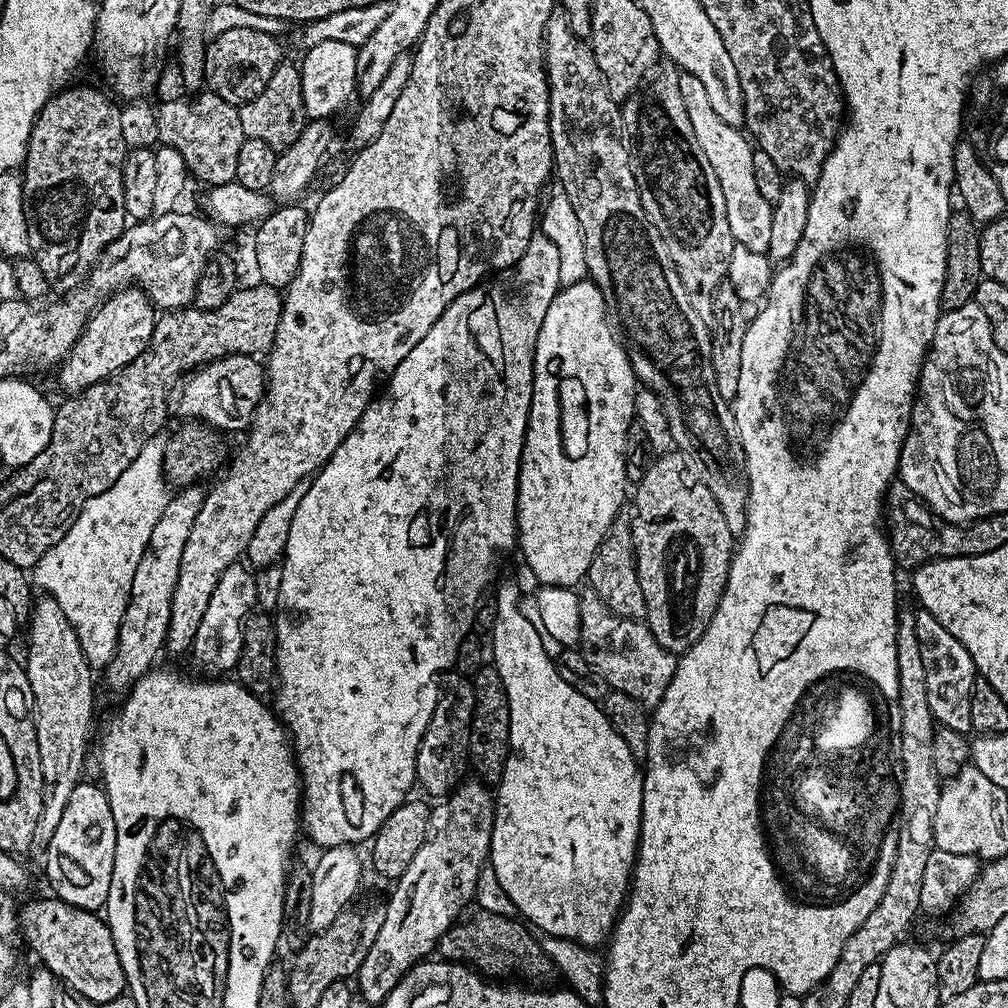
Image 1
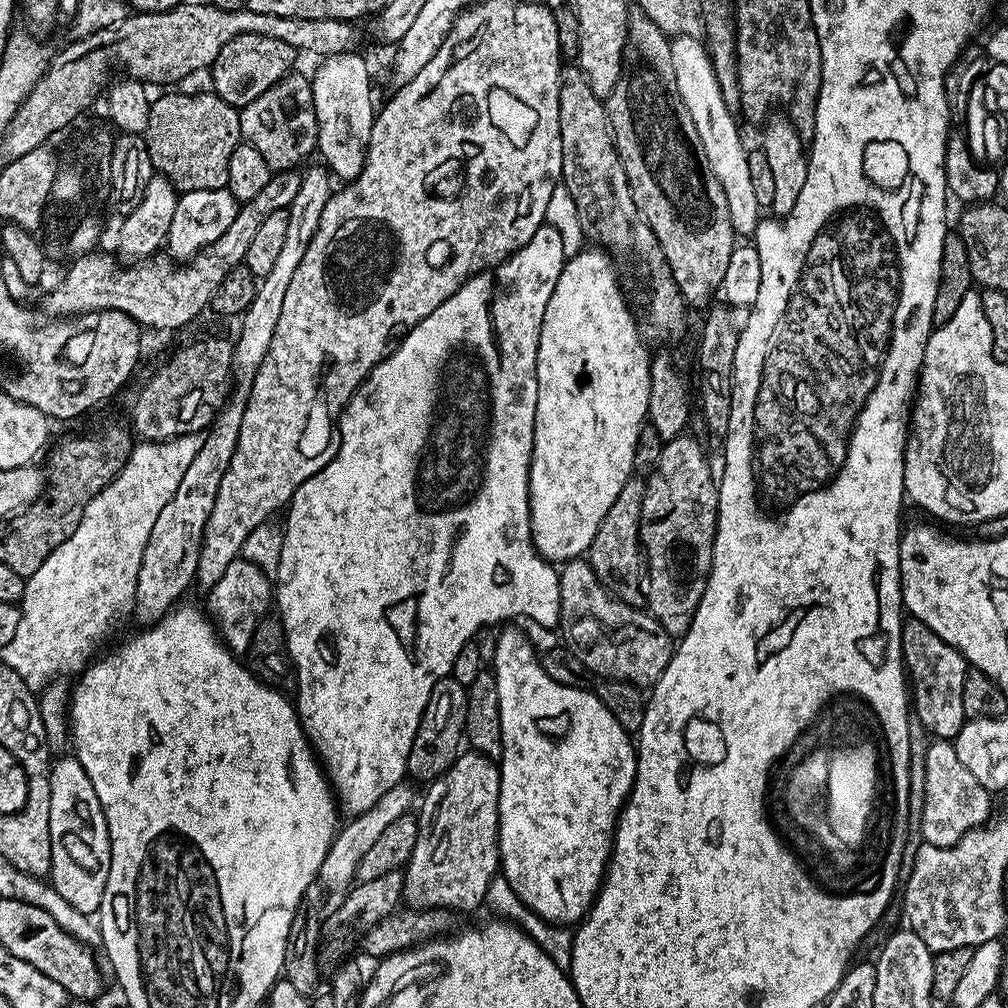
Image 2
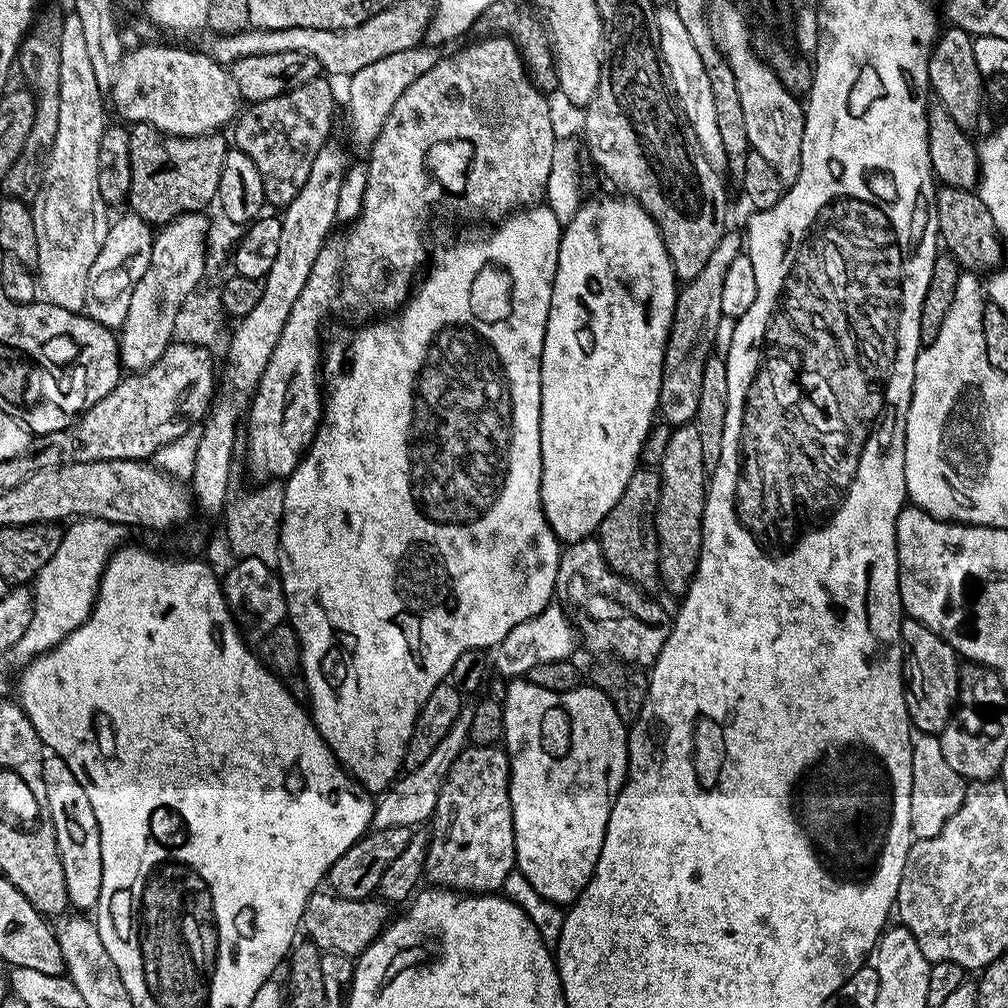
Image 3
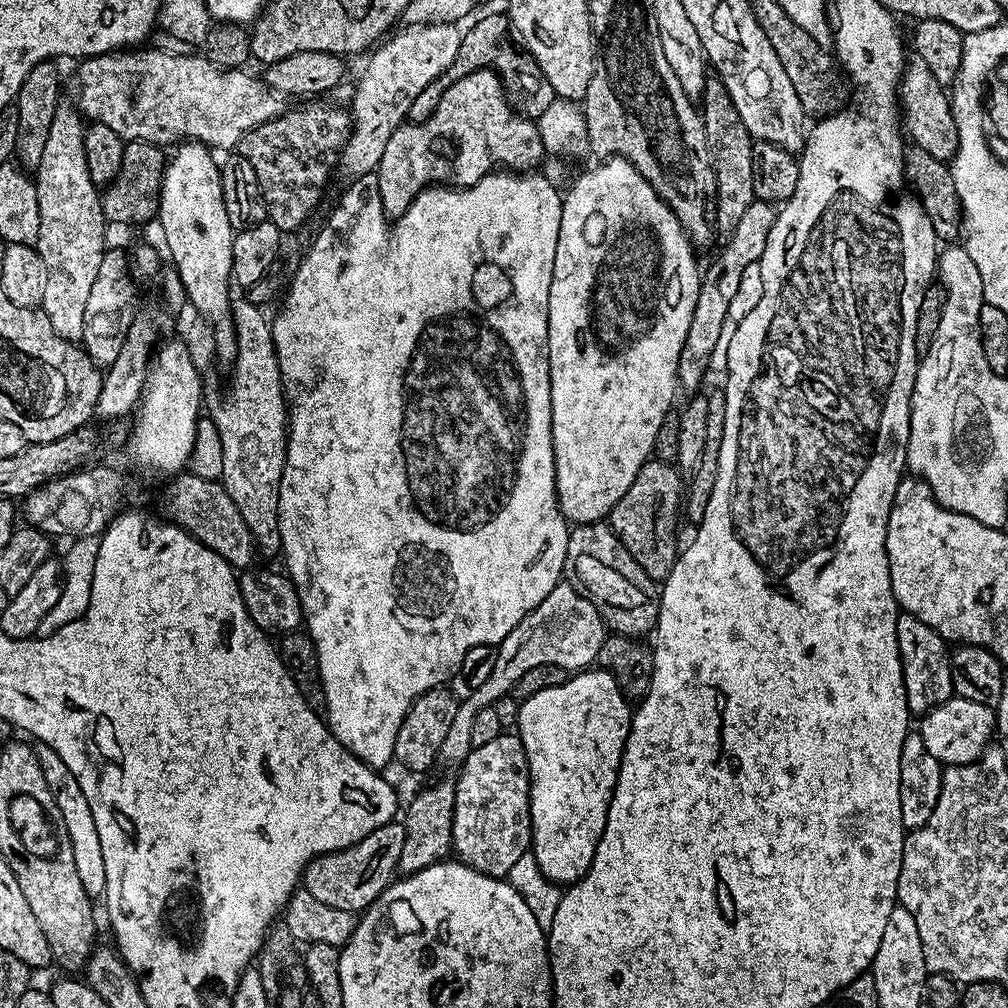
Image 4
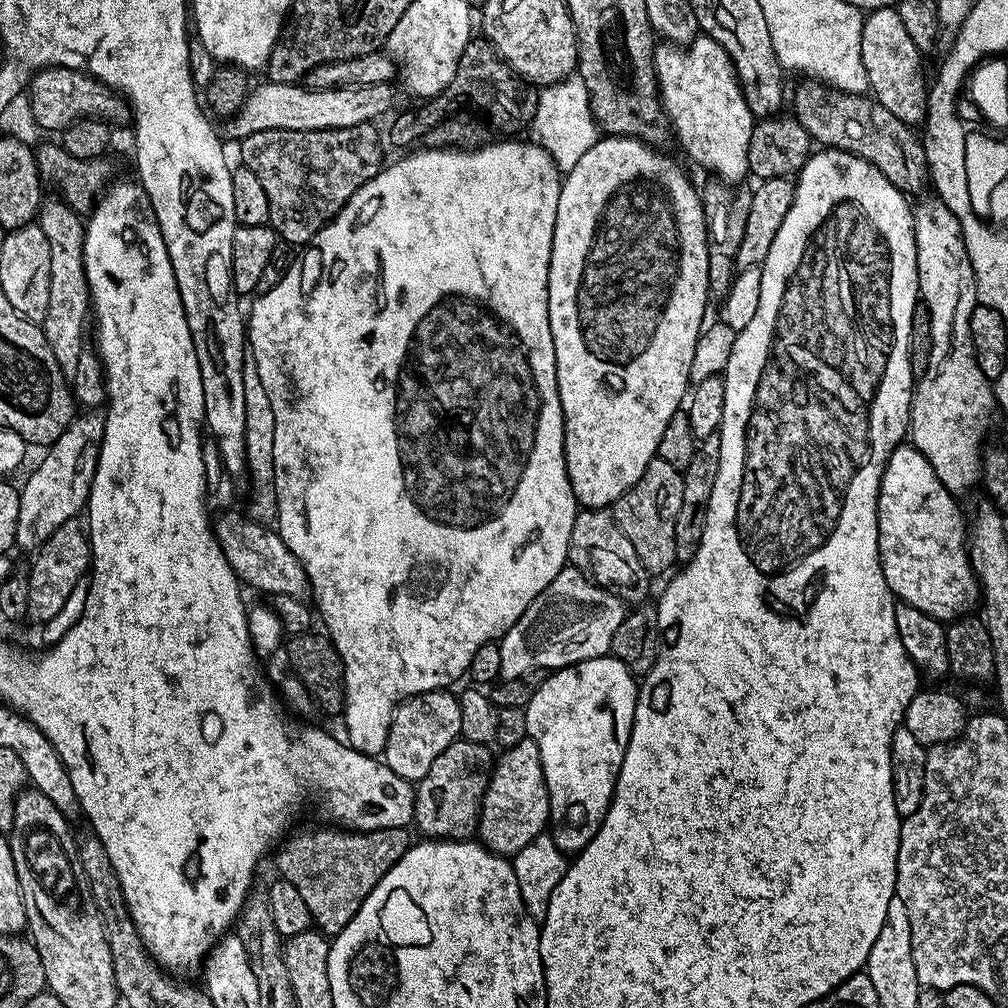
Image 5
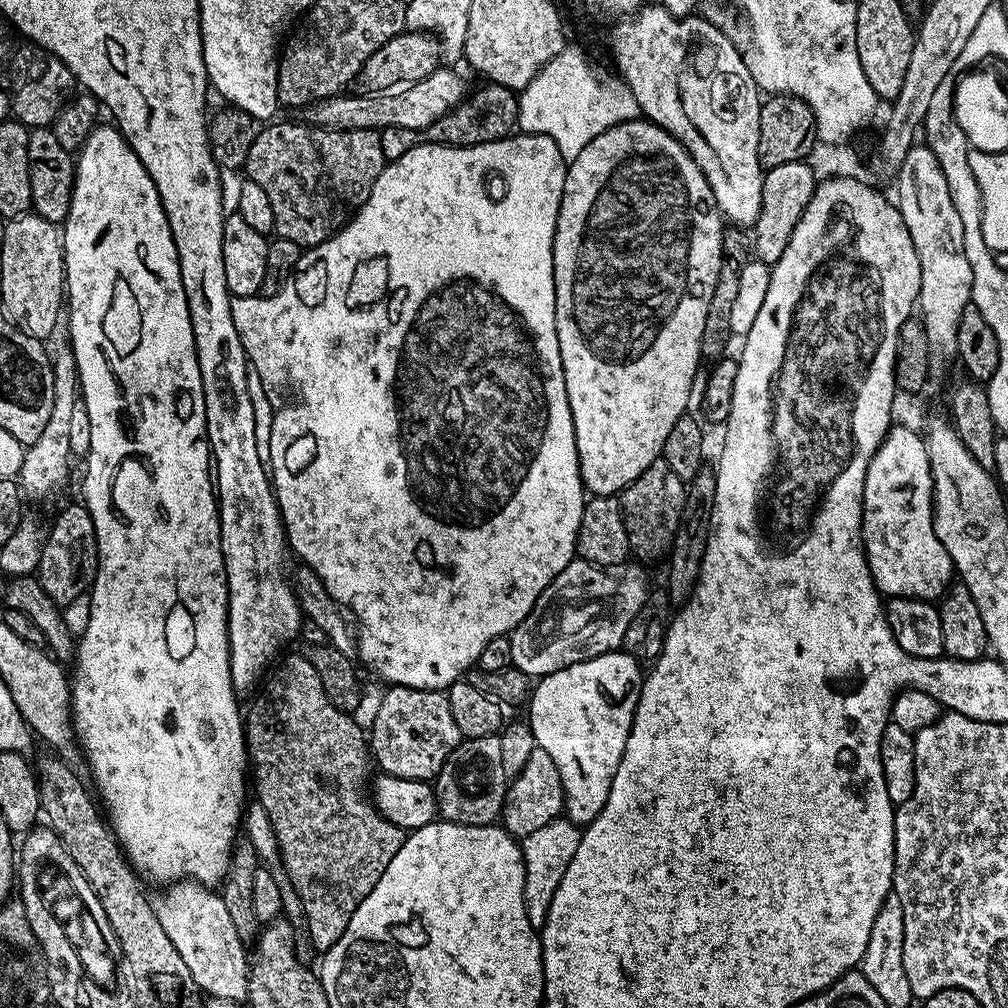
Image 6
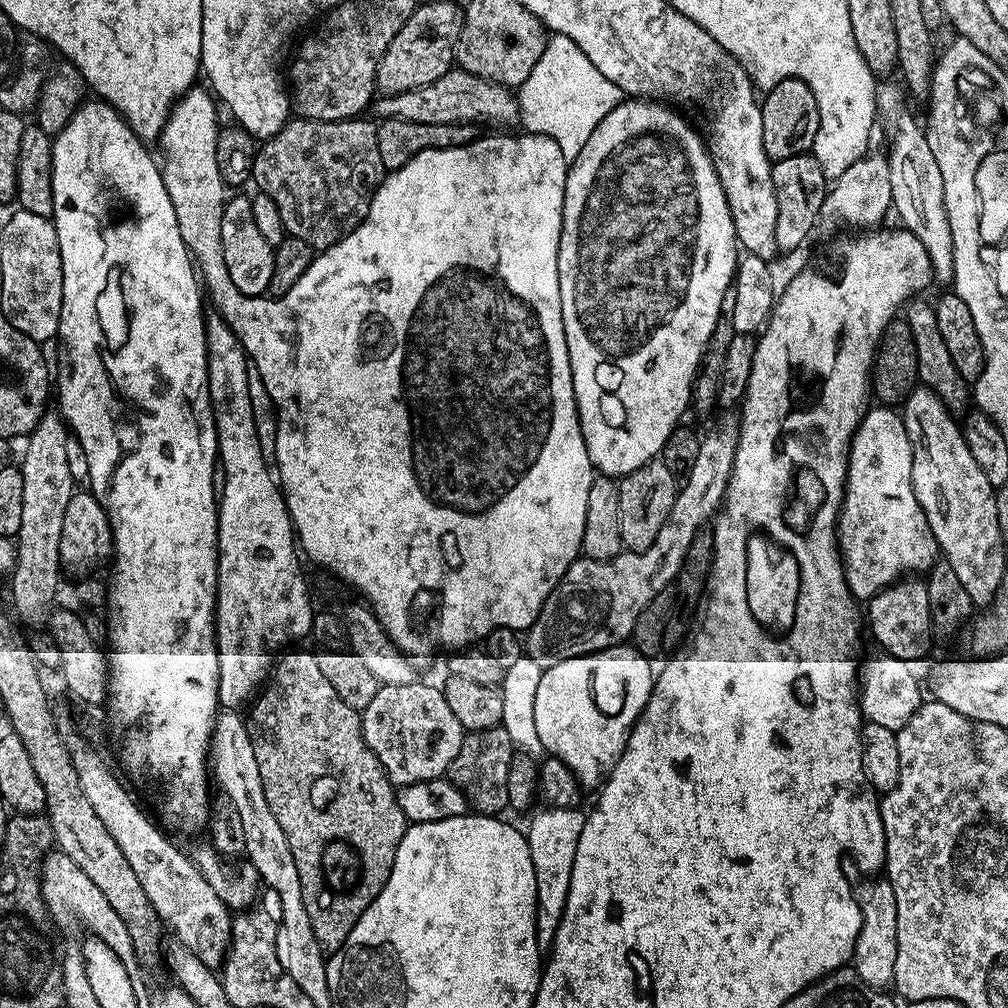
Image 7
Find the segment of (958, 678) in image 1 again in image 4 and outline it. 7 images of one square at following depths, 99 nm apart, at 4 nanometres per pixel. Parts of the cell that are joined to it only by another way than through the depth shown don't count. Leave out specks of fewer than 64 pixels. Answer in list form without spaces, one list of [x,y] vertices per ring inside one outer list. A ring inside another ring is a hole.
[[[901,611],[896,617],[898,650],[904,675],[904,689],[909,713],[927,714],[942,702],[952,699],[952,679],[950,678],[950,644],[937,634],[926,622]]]

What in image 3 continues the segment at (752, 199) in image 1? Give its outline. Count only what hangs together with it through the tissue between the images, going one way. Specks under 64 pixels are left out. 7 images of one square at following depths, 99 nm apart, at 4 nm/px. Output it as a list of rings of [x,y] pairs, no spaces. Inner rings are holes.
[[[663,6],[656,9],[658,22],[658,38],[660,39],[660,53],[666,62],[666,70],[670,70],[670,82],[674,86],[677,98],[680,99],[680,108],[686,114],[698,144],[706,154],[706,162],[718,170],[727,169],[728,159],[726,150],[722,146],[722,133],[718,131],[718,117],[714,107],[714,93],[710,90],[710,81],[706,75],[706,66],[702,66],[702,58],[698,54],[694,42],[690,42],[690,34],[686,25],[676,13],[675,7]]]

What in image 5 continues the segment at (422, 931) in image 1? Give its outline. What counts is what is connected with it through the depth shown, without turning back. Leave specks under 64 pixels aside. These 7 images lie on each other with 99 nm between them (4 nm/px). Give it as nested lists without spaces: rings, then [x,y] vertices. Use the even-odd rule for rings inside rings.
[[[526,739],[518,742],[518,746],[505,748],[495,761],[492,779],[480,803],[479,843],[499,856],[511,858],[518,850],[522,850],[522,846],[526,846],[526,842],[541,835],[549,827],[548,812],[551,808],[538,746],[533,740]]]

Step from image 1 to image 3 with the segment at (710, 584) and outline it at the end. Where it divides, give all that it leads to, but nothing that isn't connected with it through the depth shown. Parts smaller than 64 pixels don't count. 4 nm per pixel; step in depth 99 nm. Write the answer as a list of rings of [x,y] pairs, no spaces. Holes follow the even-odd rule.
[[[695,423],[682,424],[673,427],[670,434],[670,446],[666,446],[666,458],[662,458],[662,462],[658,465],[660,473],[660,497],[658,498],[658,510],[656,511],[656,537],[658,538],[658,546],[660,547],[660,582],[663,591],[666,593],[673,592],[676,598],[683,597],[687,592],[690,582],[694,578],[694,574],[698,570],[698,558],[702,550],[702,522],[704,521],[704,498],[708,495],[708,481],[710,479],[709,473],[704,471],[704,463],[702,462],[702,441],[698,435]]]

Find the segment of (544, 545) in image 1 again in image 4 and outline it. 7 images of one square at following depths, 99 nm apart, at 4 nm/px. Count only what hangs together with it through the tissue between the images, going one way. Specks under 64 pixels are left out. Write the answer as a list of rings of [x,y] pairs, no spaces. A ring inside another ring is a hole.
[[[613,156],[600,162],[597,168],[592,168],[589,172],[584,172],[572,184],[569,192],[565,191],[562,196],[562,222],[558,226],[558,246],[554,250],[554,274],[550,282],[550,302],[548,303],[548,373],[550,374],[550,406],[552,407],[552,445],[554,446],[554,470],[556,471],[556,497],[560,503],[560,509],[565,520],[573,525],[577,524],[595,524],[603,521],[611,512],[612,507],[618,502],[618,498],[622,498],[622,494],[626,494],[626,490],[630,490],[630,482],[634,482],[634,477],[638,475],[638,470],[642,470],[642,466],[653,455],[652,447],[654,446],[654,438],[658,438],[658,426],[662,426],[662,422],[666,418],[666,414],[673,411],[674,404],[672,399],[678,393],[678,358],[682,354],[682,346],[686,342],[686,330],[690,330],[690,318],[694,316],[694,302],[697,301],[698,286],[702,275],[701,265],[696,265],[697,253],[694,251],[694,245],[688,240],[688,236],[684,233],[683,226],[678,222],[678,218],[670,210],[670,206],[666,206],[666,202],[662,202],[662,198],[654,190],[654,186],[650,186],[650,182],[646,182],[646,178],[642,178],[642,174],[638,174],[638,170],[634,170],[629,160],[625,160],[622,156]]]

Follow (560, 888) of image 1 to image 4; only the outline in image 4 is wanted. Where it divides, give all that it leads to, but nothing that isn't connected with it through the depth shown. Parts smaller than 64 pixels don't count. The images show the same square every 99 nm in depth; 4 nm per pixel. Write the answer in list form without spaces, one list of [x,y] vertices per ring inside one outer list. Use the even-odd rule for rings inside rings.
[[[603,670],[577,671],[575,674],[569,675],[563,684],[554,686],[550,690],[538,690],[538,694],[526,698],[521,703],[520,717],[516,720],[516,728],[528,759],[528,801],[530,802],[530,818],[532,819],[532,847],[530,851],[532,857],[538,862],[542,874],[546,874],[546,878],[550,878],[555,884],[561,886],[575,884],[577,880],[581,880],[586,875],[594,862],[596,847],[602,838],[604,827],[606,826],[608,807],[612,801],[612,791],[616,789],[616,779],[620,773],[620,759],[628,741],[628,731],[632,725],[633,709],[631,707],[628,708],[628,704],[630,704],[629,697],[625,696],[622,689],[618,686],[618,682],[610,673]]]

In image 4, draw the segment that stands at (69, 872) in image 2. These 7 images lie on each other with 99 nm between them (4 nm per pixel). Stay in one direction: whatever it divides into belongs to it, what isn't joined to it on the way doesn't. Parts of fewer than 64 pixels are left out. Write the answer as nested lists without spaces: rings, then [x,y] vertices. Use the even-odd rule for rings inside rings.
[[[40,744],[36,748],[36,757],[40,760],[42,774],[46,774],[46,786],[50,794],[54,794],[54,802],[58,806],[58,814],[62,814],[62,822],[66,822],[66,834],[70,834],[70,846],[74,850],[74,866],[78,870],[78,878],[82,878],[82,890],[93,898],[104,895],[106,886],[106,862],[102,862],[102,842],[98,842],[98,826],[94,826],[94,813],[90,810],[90,802],[86,802],[86,794],[82,794],[82,786],[78,786],[78,778],[66,770],[66,762],[58,758],[50,746]]]

